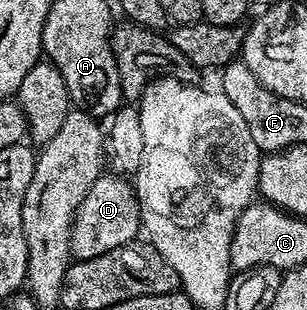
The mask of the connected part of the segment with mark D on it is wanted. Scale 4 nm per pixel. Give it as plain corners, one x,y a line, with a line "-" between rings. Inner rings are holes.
103,174
87,190
87,198
73,215
69,254
73,260
95,258
99,254
107,254
107,250
115,250
121,244
131,244
138,239
142,231
141,209
137,206
137,193
134,185
129,184
124,175
-
138,232
138,236
137,236

